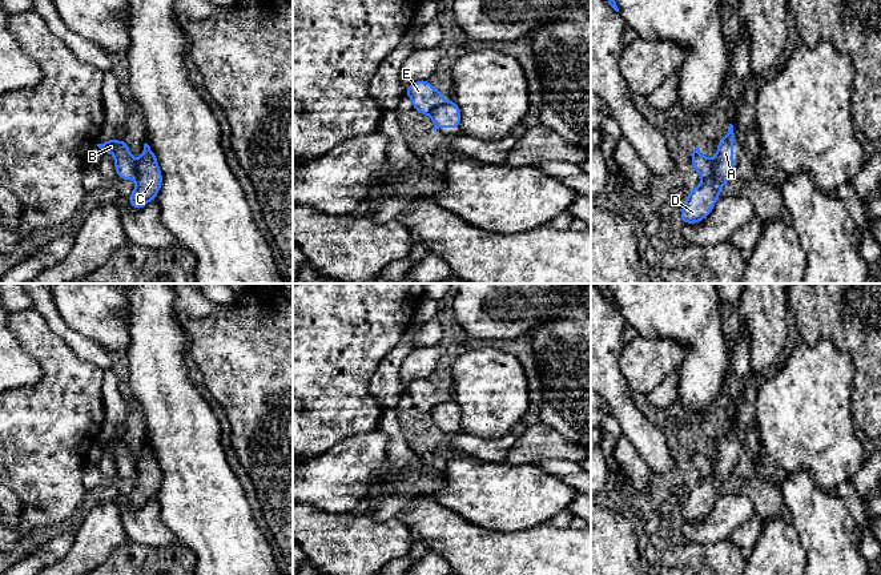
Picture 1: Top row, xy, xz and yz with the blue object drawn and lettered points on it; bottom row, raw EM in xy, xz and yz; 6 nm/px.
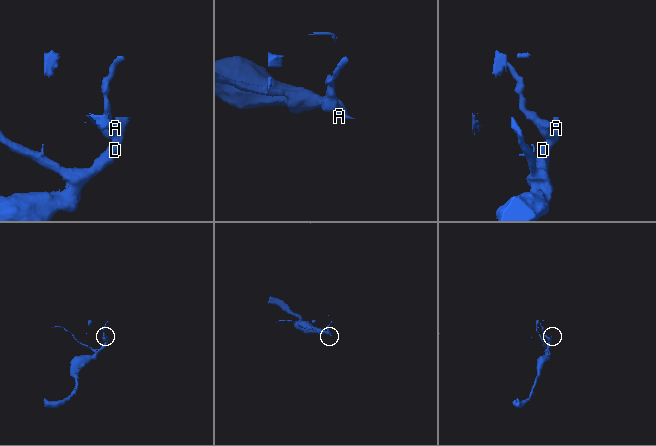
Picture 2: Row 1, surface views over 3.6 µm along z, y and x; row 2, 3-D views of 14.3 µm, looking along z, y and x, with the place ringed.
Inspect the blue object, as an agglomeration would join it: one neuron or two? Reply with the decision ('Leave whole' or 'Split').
Split

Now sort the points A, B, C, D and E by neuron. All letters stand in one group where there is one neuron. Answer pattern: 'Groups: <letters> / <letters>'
Groups: A C D / B E

